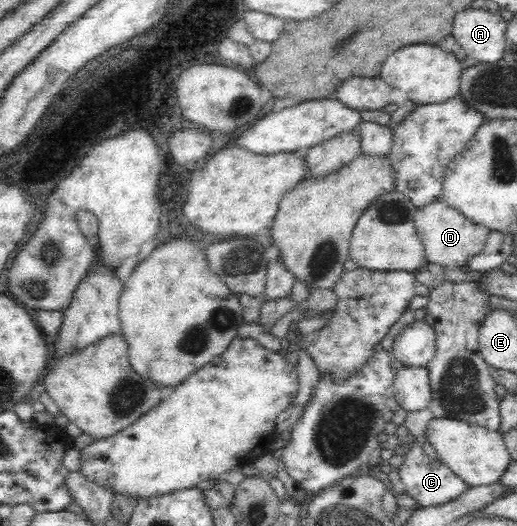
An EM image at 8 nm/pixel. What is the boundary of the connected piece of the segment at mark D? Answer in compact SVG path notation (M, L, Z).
M443 197L420 207L415 213L414 225L424 246L425 260L445 268L464 268L470 258L483 250L490 231L447 205Z

